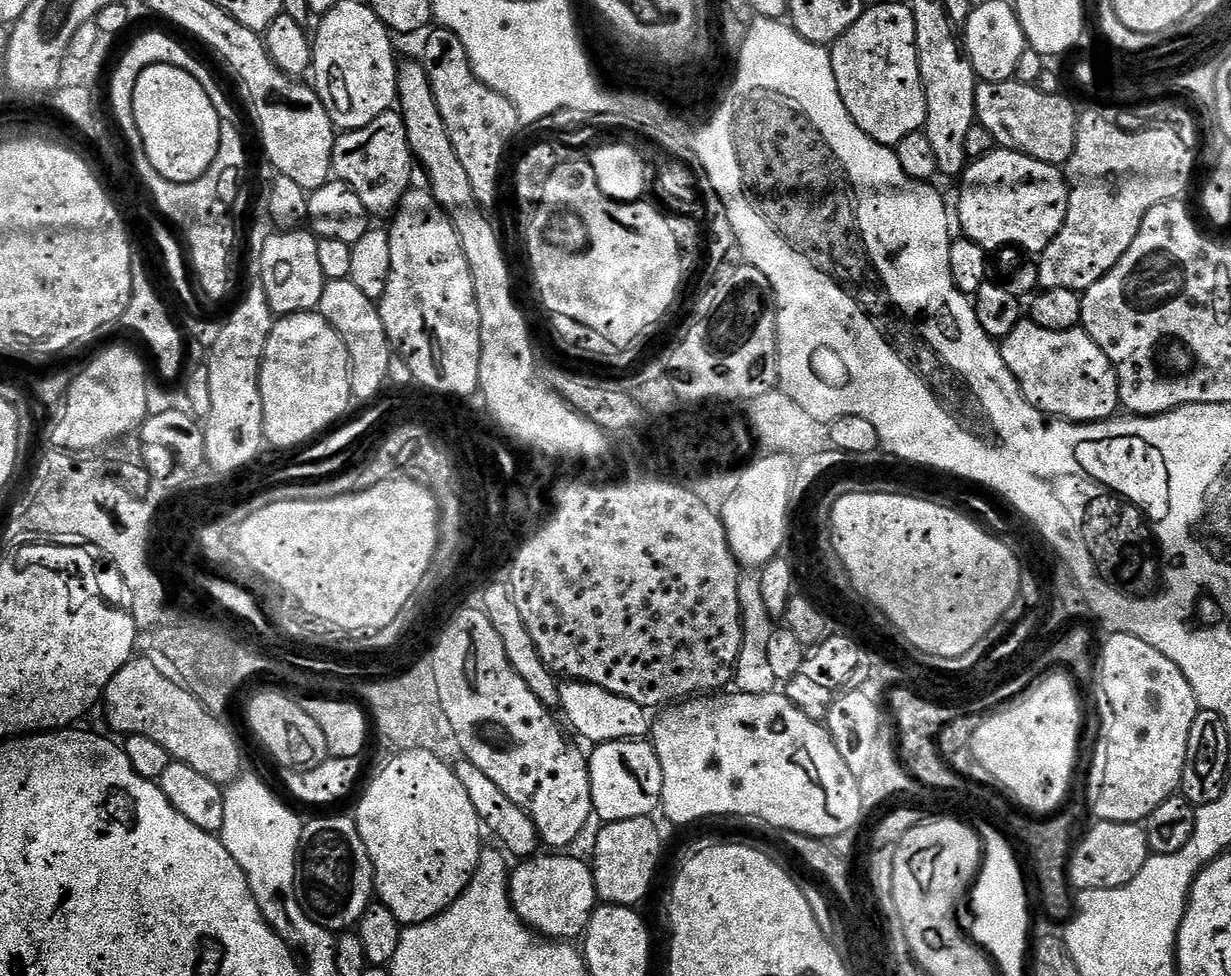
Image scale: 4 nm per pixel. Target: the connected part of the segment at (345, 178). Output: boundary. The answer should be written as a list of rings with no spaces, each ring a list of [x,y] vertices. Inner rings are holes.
[[[399,111],[383,112],[374,122],[361,128],[341,131],[332,151],[332,171],[335,179],[341,180],[354,194],[358,194],[369,217],[391,217],[399,208],[402,198],[413,187],[412,168],[408,150],[408,135]]]

